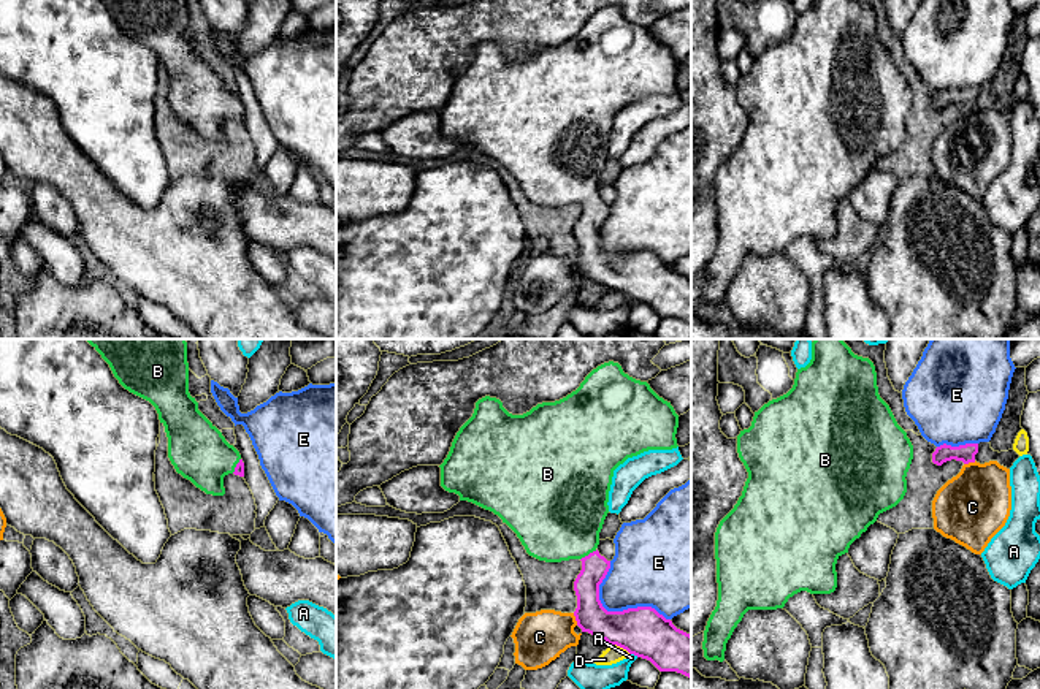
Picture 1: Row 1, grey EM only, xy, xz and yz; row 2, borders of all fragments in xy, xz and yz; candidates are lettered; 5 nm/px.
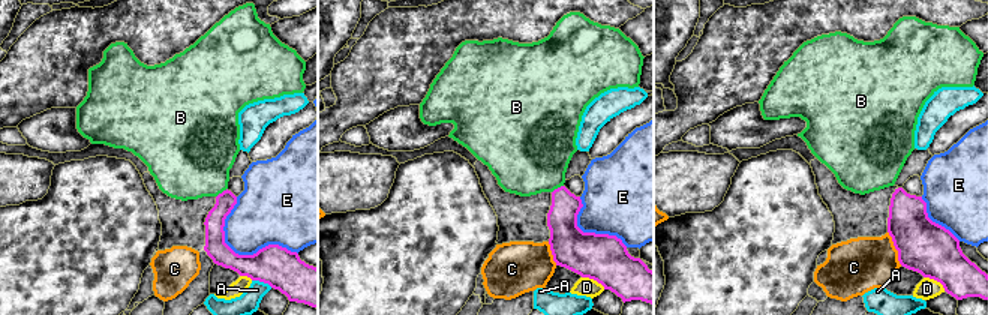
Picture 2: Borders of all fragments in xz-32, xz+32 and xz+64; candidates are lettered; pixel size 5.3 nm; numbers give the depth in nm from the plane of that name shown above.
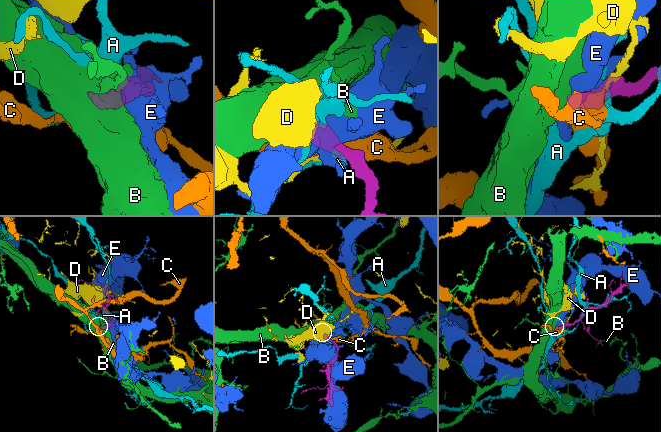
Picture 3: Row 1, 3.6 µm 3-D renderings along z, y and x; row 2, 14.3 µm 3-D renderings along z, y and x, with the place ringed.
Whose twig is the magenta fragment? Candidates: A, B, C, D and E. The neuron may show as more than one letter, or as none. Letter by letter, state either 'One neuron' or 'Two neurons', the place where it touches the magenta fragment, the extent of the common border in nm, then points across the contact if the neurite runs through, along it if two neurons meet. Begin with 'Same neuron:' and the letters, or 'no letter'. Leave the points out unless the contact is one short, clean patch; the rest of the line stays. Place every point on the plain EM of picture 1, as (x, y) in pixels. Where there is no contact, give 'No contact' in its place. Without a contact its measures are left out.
Same neuron: B
A: Two neurons. Touches magenta at xz (634, 300). Shared border 50 nm. Boundary: xz (630, 298), (638, 301)
B: One neuron. Touches magenta at xz (590, 198). Shared border 100 nm. Path across: xz (595, 213), (590, 198), (558, 160)
C: Two neurons. Touches magenta at xz (576, 265). Shared border 70 nm
D: Two neurons. Touches magenta at xz (620, 292). Shared border 120 nm. Boundary: xz (609, 289), (615, 289), (630, 298)
E: Two neurons. Touches magenta at xz (614, 257). Shared border 440 nm

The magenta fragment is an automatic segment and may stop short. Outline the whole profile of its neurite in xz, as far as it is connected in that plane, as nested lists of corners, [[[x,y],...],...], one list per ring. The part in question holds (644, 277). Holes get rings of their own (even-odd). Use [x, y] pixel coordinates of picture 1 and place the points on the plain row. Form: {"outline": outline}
{"outline": [[[609,6],[593,14],[580,32],[555,48],[542,48],[523,60],[512,60],[496,43],[485,41],[476,48],[472,62],[457,78],[441,112],[441,131],[498,160],[520,184],[526,198],[539,206],[561,207],[580,204],[582,215],[574,226],[577,253],[574,257],[582,277],[617,290],[629,299],[650,306],[660,317],[677,317],[691,323],[691,280],[677,274],[652,252],[607,257],[599,246],[599,230],[610,206],[599,200],[599,177],[609,158],[609,136],[614,116],[628,103],[648,95],[677,93],[679,60],[671,48],[660,43],[647,27],[623,17]]]}

